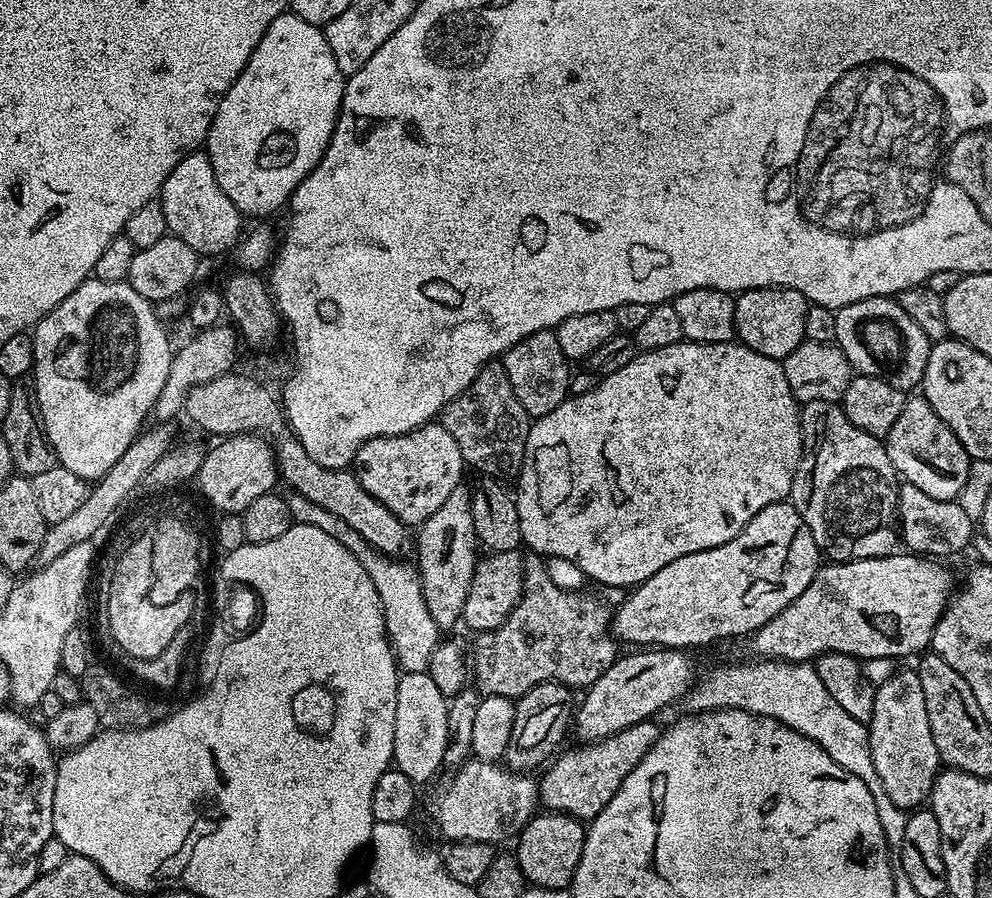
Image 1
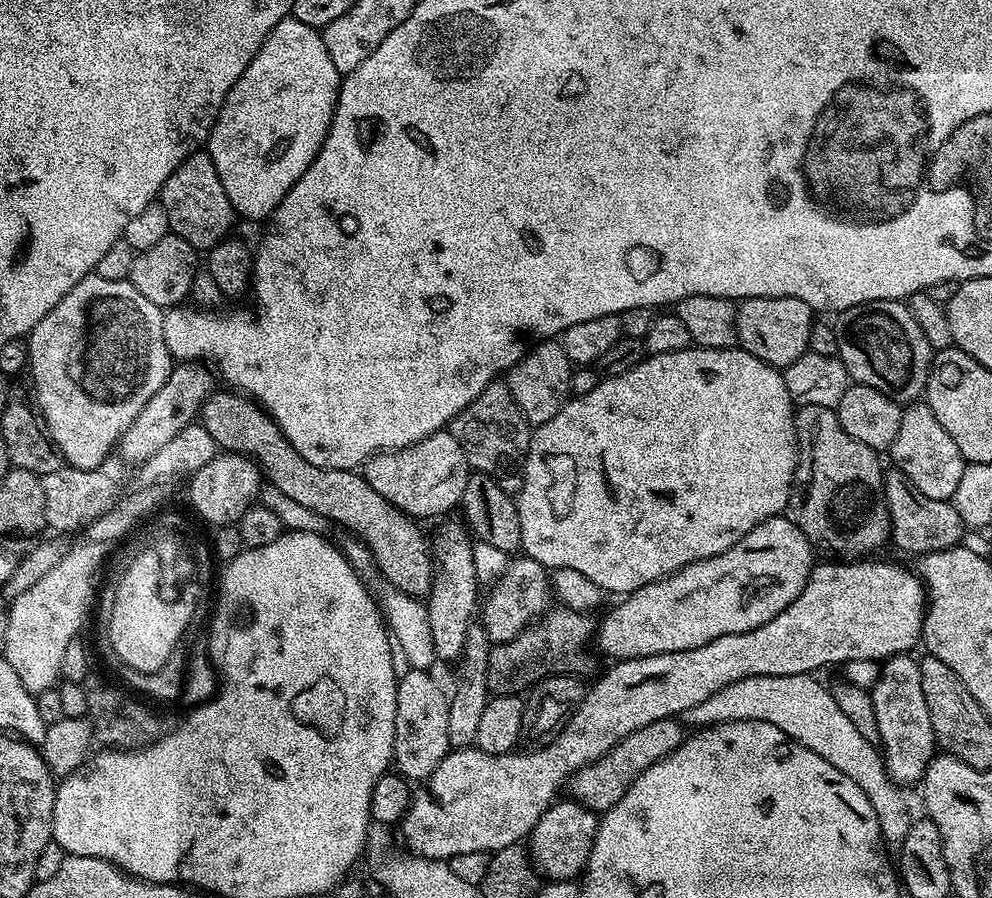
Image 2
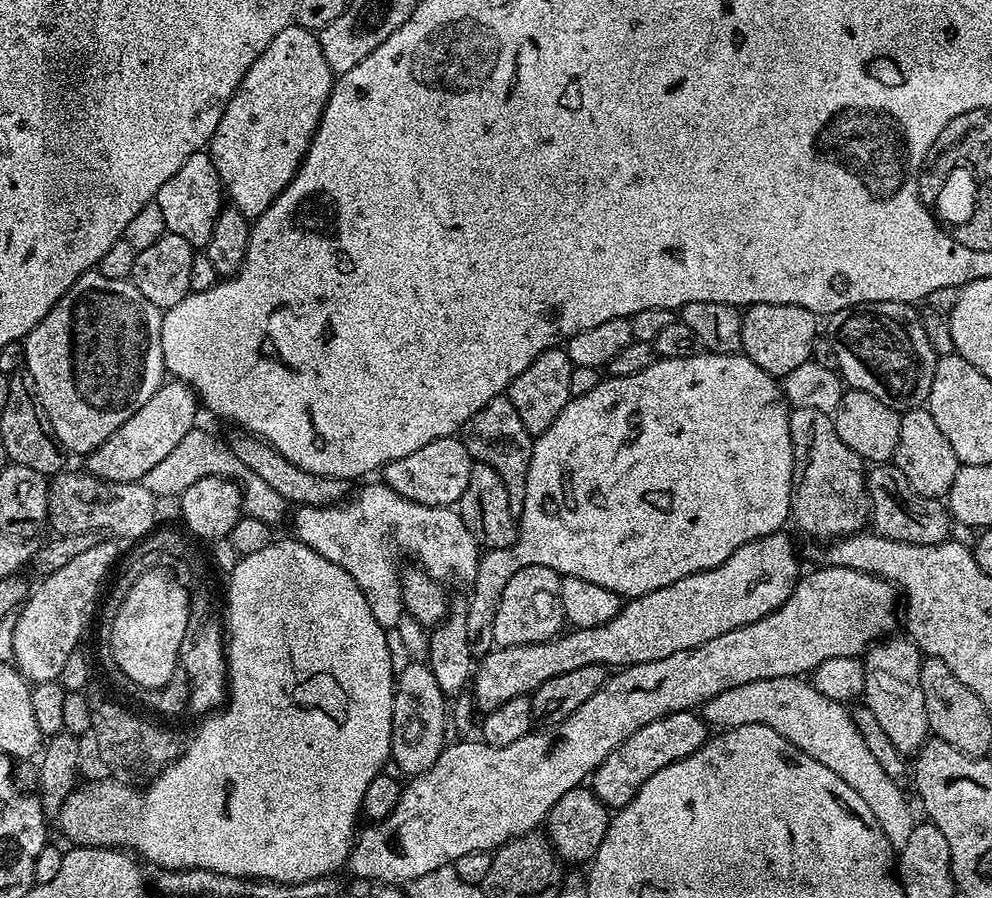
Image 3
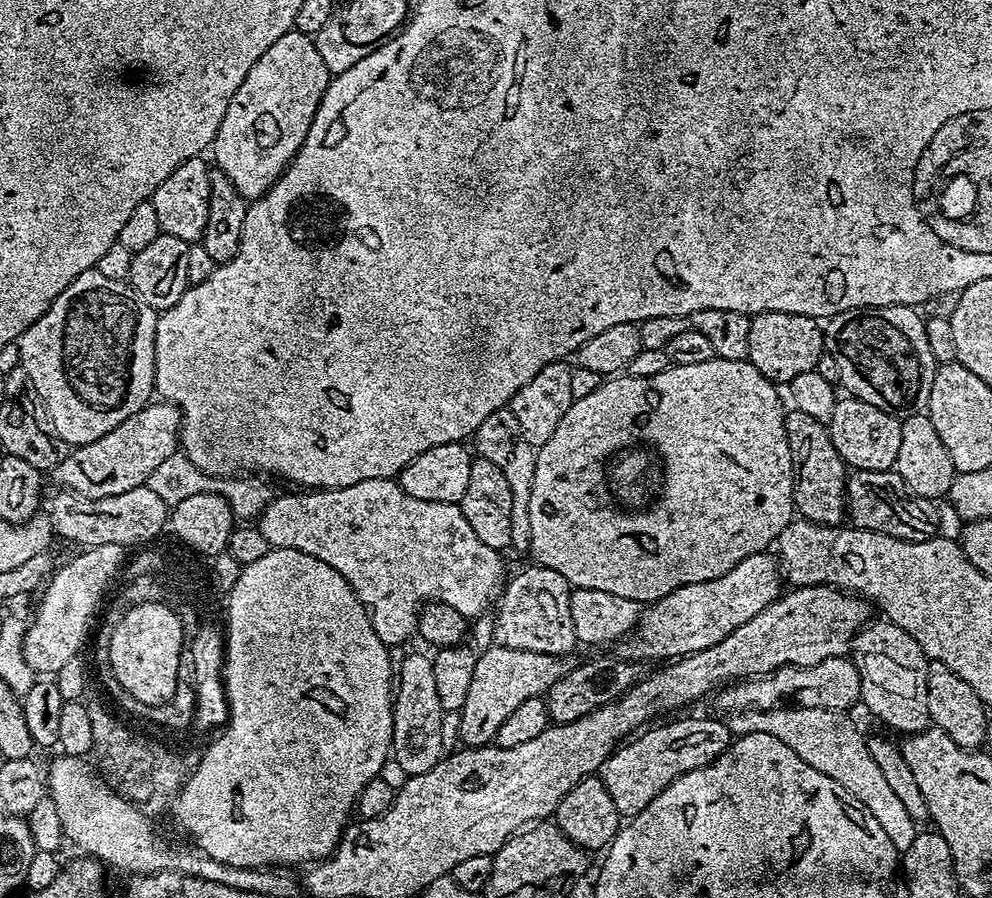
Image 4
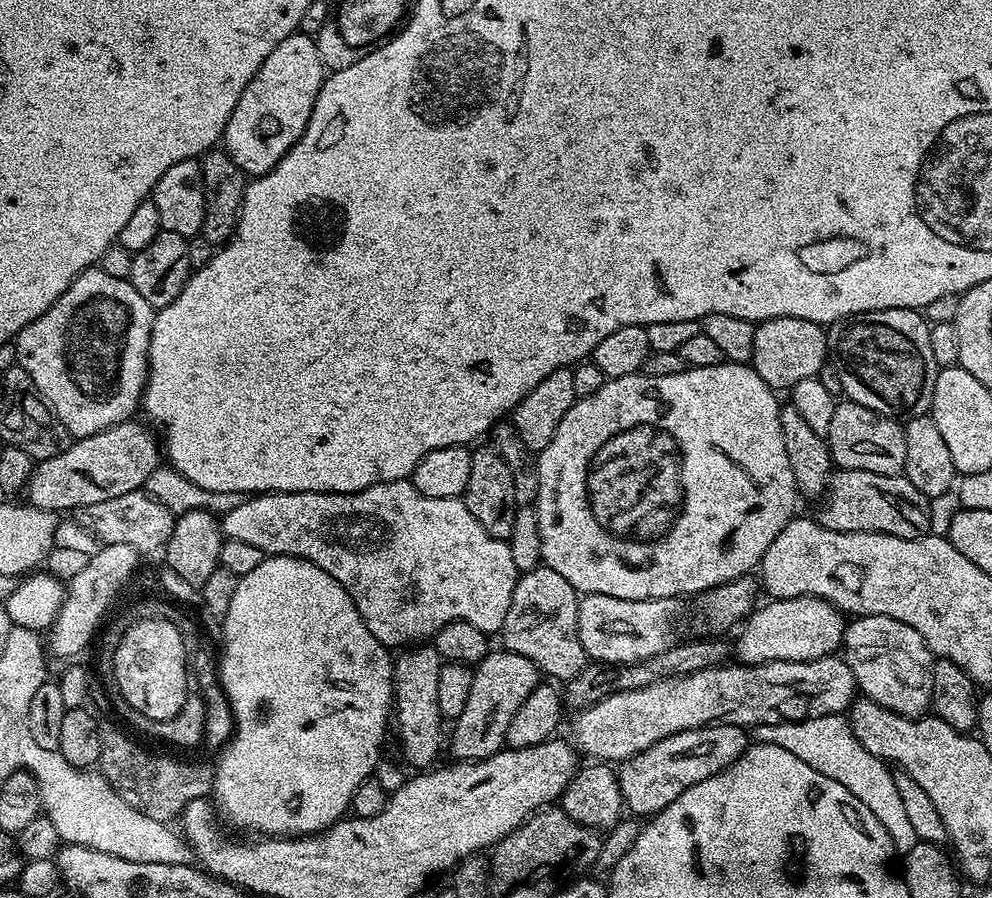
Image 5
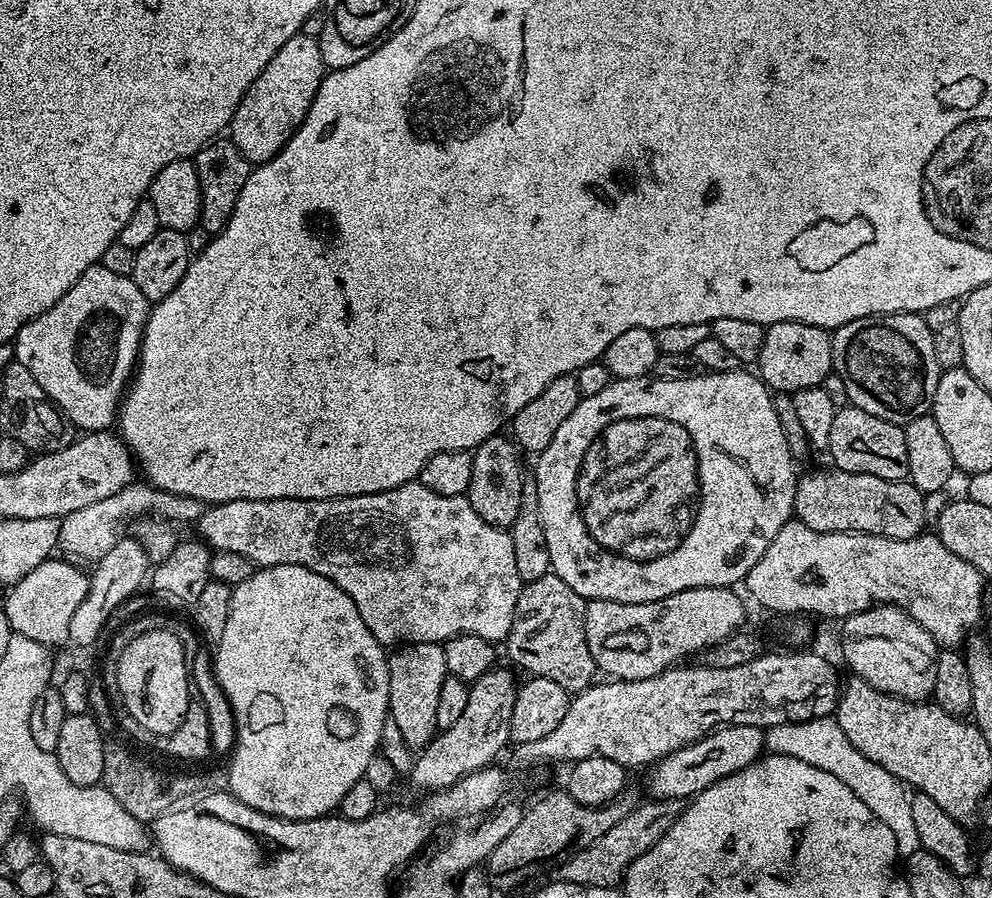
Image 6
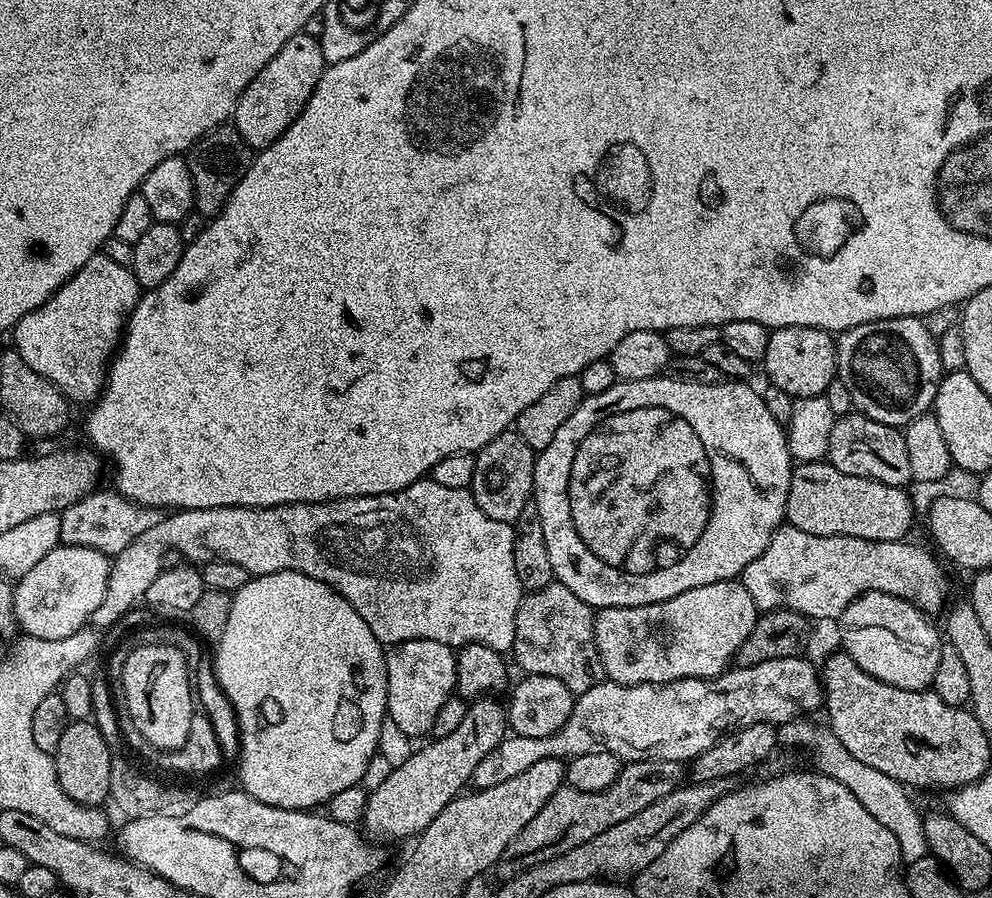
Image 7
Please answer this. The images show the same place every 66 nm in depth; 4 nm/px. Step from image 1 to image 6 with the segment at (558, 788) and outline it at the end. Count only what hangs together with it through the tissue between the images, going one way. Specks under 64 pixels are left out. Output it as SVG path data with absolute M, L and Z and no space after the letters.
M725 724L717 726L701 740L682 746L668 756L651 765L648 776L648 796L654 800L687 801L714 782L730 774L738 774L746 766L765 755L764 729L745 724Z

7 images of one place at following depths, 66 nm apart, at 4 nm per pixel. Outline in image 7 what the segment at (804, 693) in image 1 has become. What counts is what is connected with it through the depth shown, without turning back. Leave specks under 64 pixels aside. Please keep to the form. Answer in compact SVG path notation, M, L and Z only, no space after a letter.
M789 718L779 725L779 743L788 748L805 748L816 763L813 764L815 771L834 778L834 782L842 782L842 786L846 786L846 790L850 790L850 794L854 794L854 798L858 798L858 802L862 802L862 806L866 806L866 810L870 810L870 814L874 814L874 818L898 838L901 861L911 862L929 855L924 816L912 805L905 785L882 774L882 770L874 770L874 766L866 766L866 762L858 762L858 758L838 742L832 729L820 724L815 724L812 718Z

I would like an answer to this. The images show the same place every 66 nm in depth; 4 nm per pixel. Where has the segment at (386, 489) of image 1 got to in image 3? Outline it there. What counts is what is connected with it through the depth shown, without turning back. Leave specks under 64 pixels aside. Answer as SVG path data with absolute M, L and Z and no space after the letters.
M443 436L437 440L426 442L426 446L414 450L414 454L406 454L406 458L398 458L387 464L382 470L382 480L383 483L390 486L390 490L402 494L402 498L410 498L410 502L418 502L422 506L447 508L459 505L462 490L466 490L466 482L470 482L470 470L473 463L471 454L459 438L456 436Z

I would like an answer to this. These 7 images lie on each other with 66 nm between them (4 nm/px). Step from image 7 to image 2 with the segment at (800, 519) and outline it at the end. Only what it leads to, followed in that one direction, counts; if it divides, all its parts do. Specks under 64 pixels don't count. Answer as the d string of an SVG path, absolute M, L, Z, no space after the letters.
M888 470L884 474L884 501L888 507L888 517L892 523L891 543L897 544L904 552L937 552L947 548L955 548L966 533L966 527L959 517L953 503L938 498L926 498L922 490L918 490L898 470Z

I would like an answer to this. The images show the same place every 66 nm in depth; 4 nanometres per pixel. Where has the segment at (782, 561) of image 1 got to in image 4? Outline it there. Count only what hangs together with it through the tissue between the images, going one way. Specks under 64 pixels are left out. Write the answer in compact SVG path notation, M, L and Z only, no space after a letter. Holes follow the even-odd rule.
M765 550L742 558L734 570L710 582L682 586L661 600L653 600L641 611L635 629L619 641L619 659L668 662L673 658L689 656L698 650L718 646L726 634L734 634L738 626L750 622L754 614L762 614L766 606L782 594L782 568L777 557ZM493 646L483 649L476 657L474 678L470 681L470 691L466 693L466 706L458 714L460 736L470 748L491 745L496 739L498 726L530 698L544 696L565 674L575 668L578 660L575 655L551 656L534 650L510 650Z

